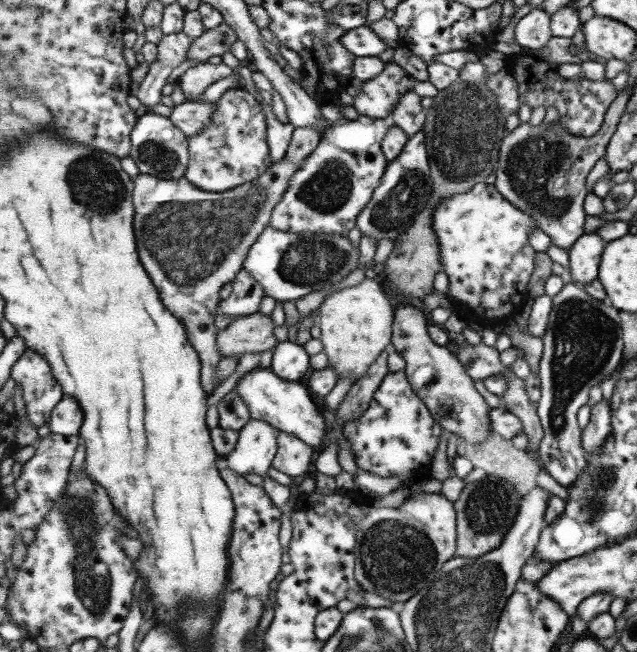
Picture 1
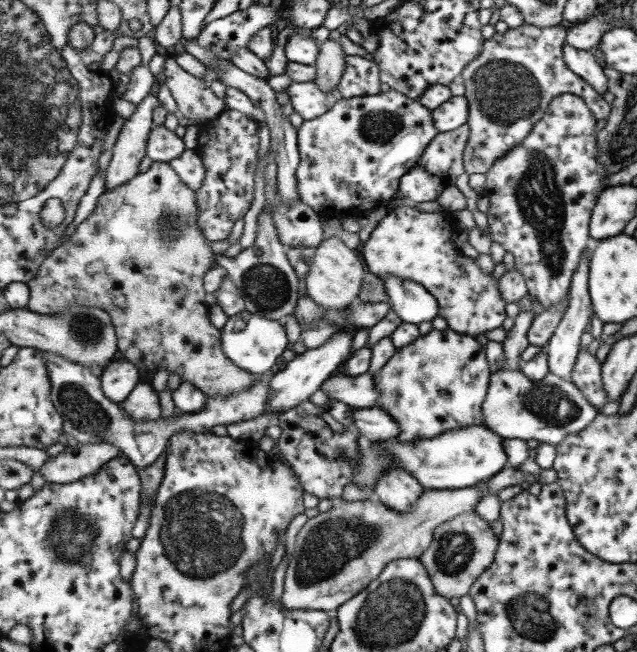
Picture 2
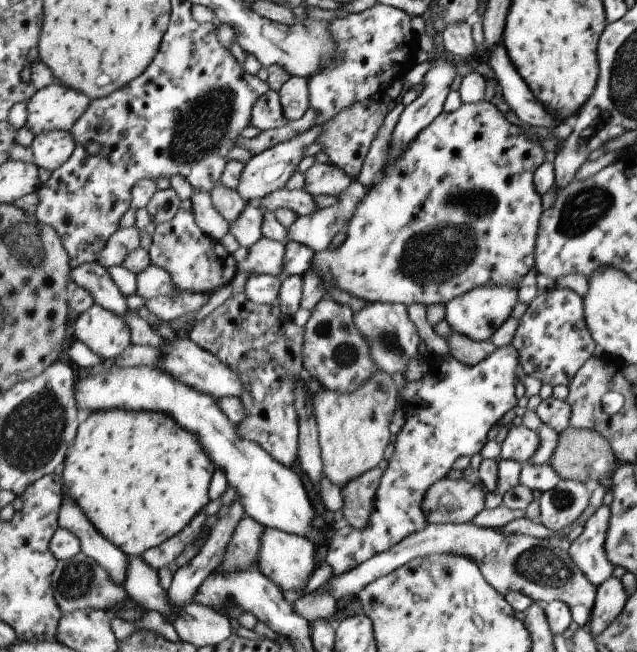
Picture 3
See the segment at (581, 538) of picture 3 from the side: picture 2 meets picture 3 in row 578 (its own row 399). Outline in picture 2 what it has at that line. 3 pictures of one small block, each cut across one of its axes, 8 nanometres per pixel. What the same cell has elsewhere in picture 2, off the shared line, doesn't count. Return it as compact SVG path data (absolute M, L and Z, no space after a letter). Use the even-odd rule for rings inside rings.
M583 348L571 376L571 380L592 402L591 406L595 406L599 412L610 401L604 387L602 366L603 363L597 360L593 352Z

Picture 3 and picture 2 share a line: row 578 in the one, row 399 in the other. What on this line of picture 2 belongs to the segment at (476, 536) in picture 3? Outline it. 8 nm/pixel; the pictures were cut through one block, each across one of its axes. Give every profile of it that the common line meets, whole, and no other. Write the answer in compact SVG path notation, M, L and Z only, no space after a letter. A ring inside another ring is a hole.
M521 369L494 372L484 402L485 426L504 439L537 440L557 446L566 436L579 434L600 414L587 395L572 381L550 372L543 380L531 380ZM371 372L357 377L337 373L322 384L322 392L332 402L340 400L353 409L379 406L380 390Z

